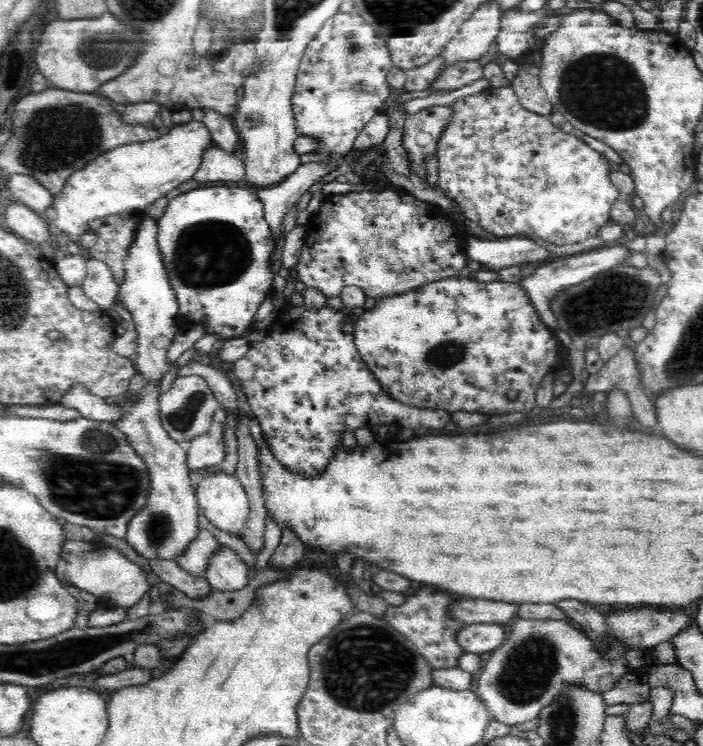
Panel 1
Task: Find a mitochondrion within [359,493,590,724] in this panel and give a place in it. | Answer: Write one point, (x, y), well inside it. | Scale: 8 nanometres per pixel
(530, 670)

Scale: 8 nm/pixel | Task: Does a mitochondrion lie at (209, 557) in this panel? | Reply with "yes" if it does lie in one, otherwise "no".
no

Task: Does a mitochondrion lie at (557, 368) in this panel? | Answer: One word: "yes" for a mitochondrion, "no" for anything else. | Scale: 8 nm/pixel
no

